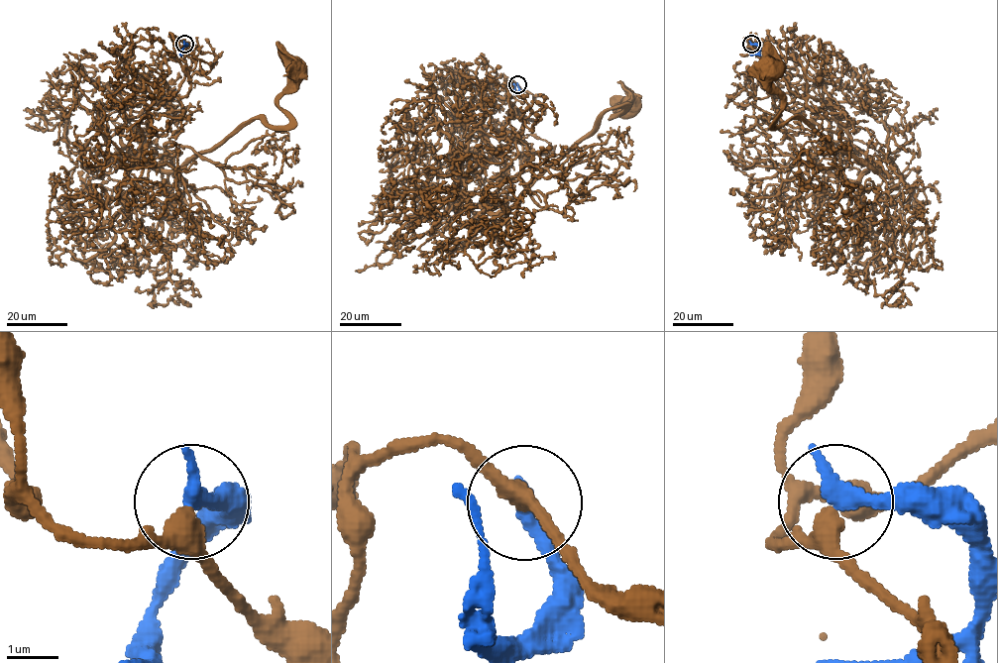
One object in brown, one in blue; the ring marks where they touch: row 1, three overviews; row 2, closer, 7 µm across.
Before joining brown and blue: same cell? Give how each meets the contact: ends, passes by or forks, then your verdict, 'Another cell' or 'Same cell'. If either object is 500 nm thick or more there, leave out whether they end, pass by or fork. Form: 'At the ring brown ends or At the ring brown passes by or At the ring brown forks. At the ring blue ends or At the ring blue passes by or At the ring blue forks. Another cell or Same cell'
At the ring brown passes by. At the ring blue ends. Another cell

